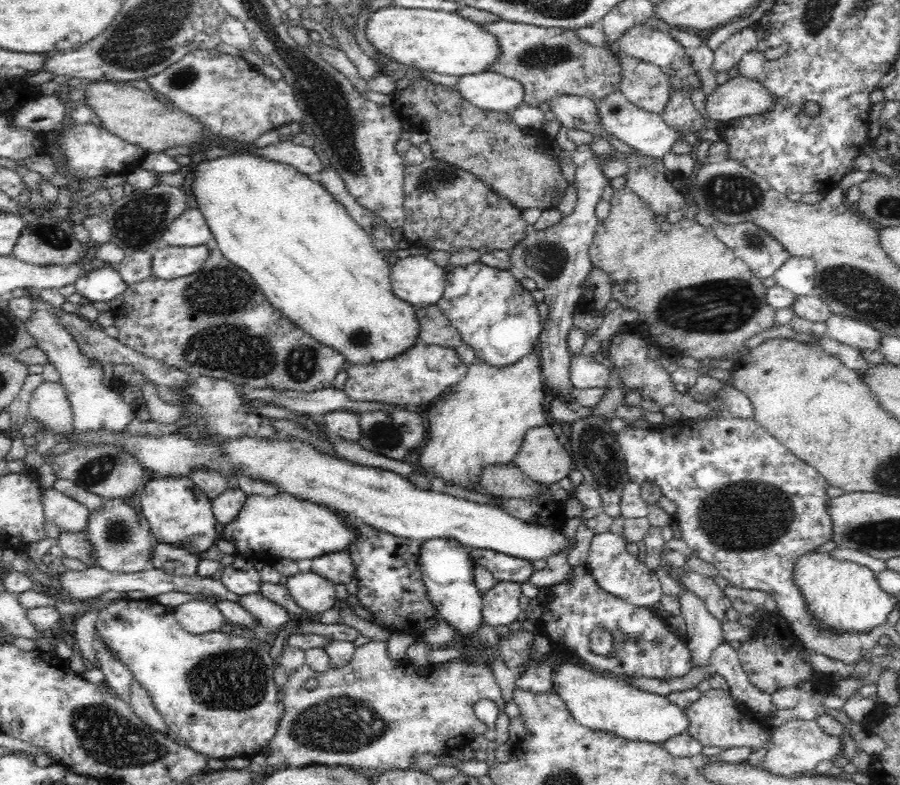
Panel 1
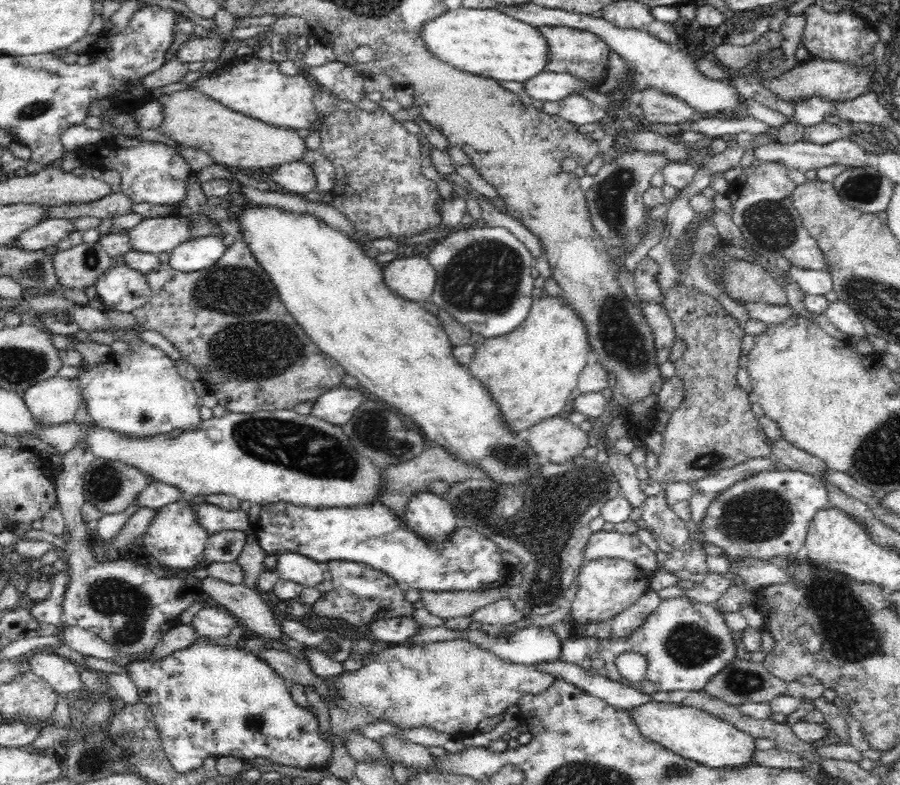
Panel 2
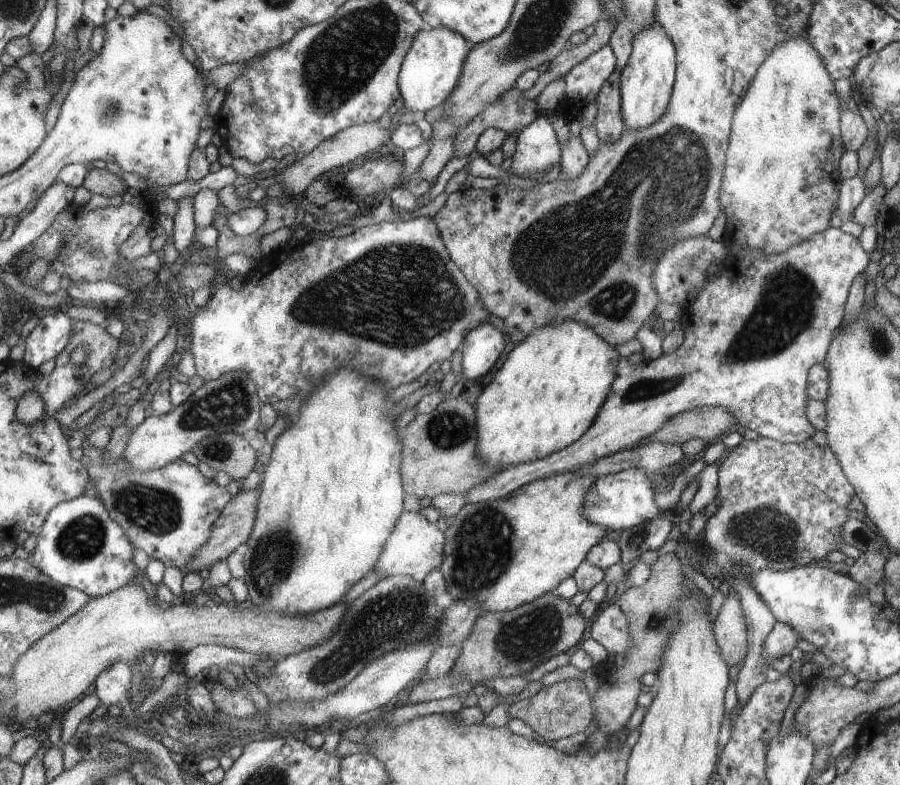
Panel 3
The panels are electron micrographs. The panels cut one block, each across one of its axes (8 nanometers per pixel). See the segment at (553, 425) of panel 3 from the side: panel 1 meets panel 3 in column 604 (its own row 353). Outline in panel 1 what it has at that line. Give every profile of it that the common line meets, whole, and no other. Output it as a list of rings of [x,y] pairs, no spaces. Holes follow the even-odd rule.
[[[235,151],[226,156],[220,156],[213,160],[206,160],[194,167],[194,180],[192,180],[192,194],[196,198],[196,204],[204,215],[207,225],[210,227],[218,244],[217,249],[238,268],[248,273],[254,280],[256,286],[264,293],[264,296],[280,312],[284,313],[301,330],[306,331],[318,343],[326,347],[332,347],[338,351],[346,361],[352,365],[370,365],[386,362],[388,359],[398,358],[406,354],[419,340],[419,319],[415,313],[415,307],[408,301],[402,300],[395,295],[391,287],[391,262],[384,259],[380,251],[372,243],[370,235],[352,219],[346,207],[338,203],[334,196],[326,190],[326,187],[318,181],[311,180],[304,173],[293,170],[284,163],[268,162],[268,159],[260,158],[250,152]]]

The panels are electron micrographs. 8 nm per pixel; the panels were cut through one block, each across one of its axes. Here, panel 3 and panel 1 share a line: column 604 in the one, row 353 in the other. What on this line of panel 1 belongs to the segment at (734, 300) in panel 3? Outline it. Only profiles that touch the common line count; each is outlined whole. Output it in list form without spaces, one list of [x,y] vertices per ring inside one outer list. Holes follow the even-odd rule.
[[[417,342],[406,354],[402,354],[398,358],[388,359],[379,364],[352,365],[347,371],[347,379],[343,389],[348,393],[348,398],[356,402],[386,403],[414,409],[422,402],[428,404],[428,402],[443,395],[453,384],[464,378],[466,370],[467,366],[460,360],[454,348]]]

